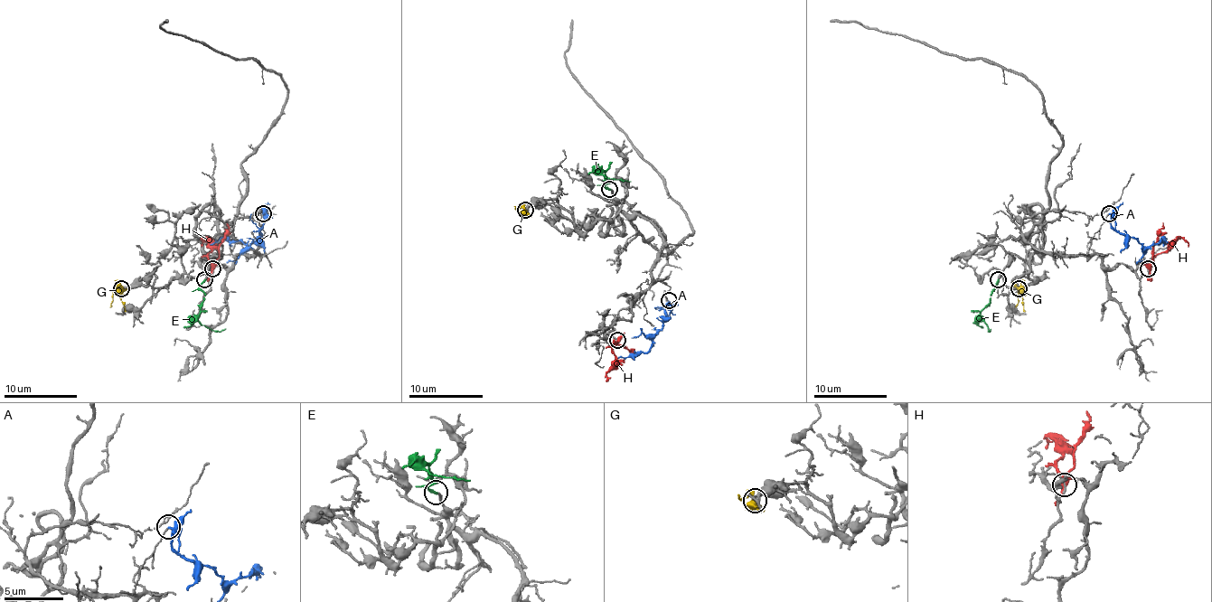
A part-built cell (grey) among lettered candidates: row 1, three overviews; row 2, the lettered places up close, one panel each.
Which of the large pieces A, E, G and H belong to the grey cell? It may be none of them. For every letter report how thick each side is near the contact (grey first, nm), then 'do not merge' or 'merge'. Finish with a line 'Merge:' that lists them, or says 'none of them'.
A: 120 nm thick on the grey side, 280 nm on the other; do not merge
E: 200 nm thick on the grey side, 200 nm on the other; merge
G: 260 nm thick on the grey side, 440 nm on the other; merge
H: 170 nm thick on the grey side, 320 nm on the other; do not merge
Merge: E, G

